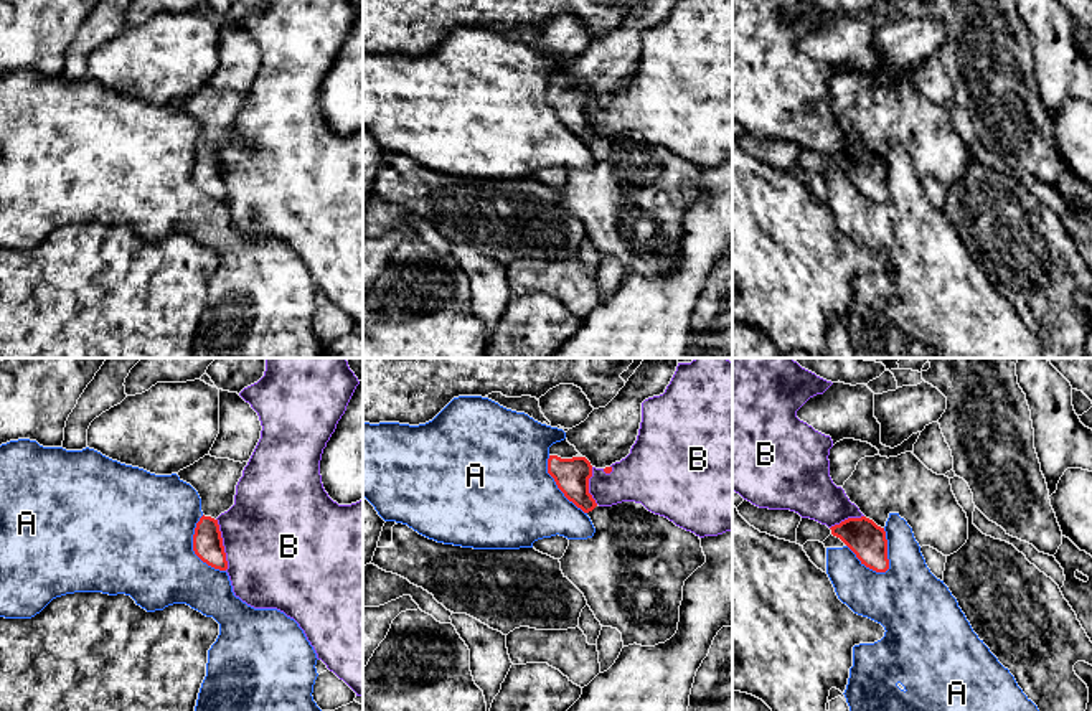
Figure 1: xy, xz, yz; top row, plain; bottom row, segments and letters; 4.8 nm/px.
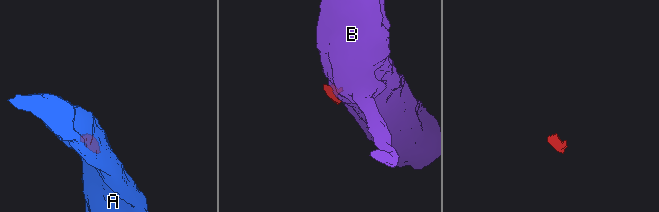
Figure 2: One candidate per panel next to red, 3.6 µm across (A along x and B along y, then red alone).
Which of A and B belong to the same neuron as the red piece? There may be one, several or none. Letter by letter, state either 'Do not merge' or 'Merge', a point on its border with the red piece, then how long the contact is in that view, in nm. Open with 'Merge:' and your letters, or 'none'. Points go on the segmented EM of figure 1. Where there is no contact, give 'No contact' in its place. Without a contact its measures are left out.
Merge: none
A: Do not merge. Touches red at yz (868, 566). Shared border 240 nm
B: Do not merge. Touches red at xy (221, 545). Shared border 260 nm

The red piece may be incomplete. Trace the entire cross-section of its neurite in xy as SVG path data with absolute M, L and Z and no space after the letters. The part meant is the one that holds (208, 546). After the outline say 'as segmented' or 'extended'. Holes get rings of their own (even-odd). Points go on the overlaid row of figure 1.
M209 454L180 470L180 480L190 483L201 498L203 516L193 534L193 551L208 566L226 571L228 561L218 516L234 505L236 485L247 462L216 459Z; extended

